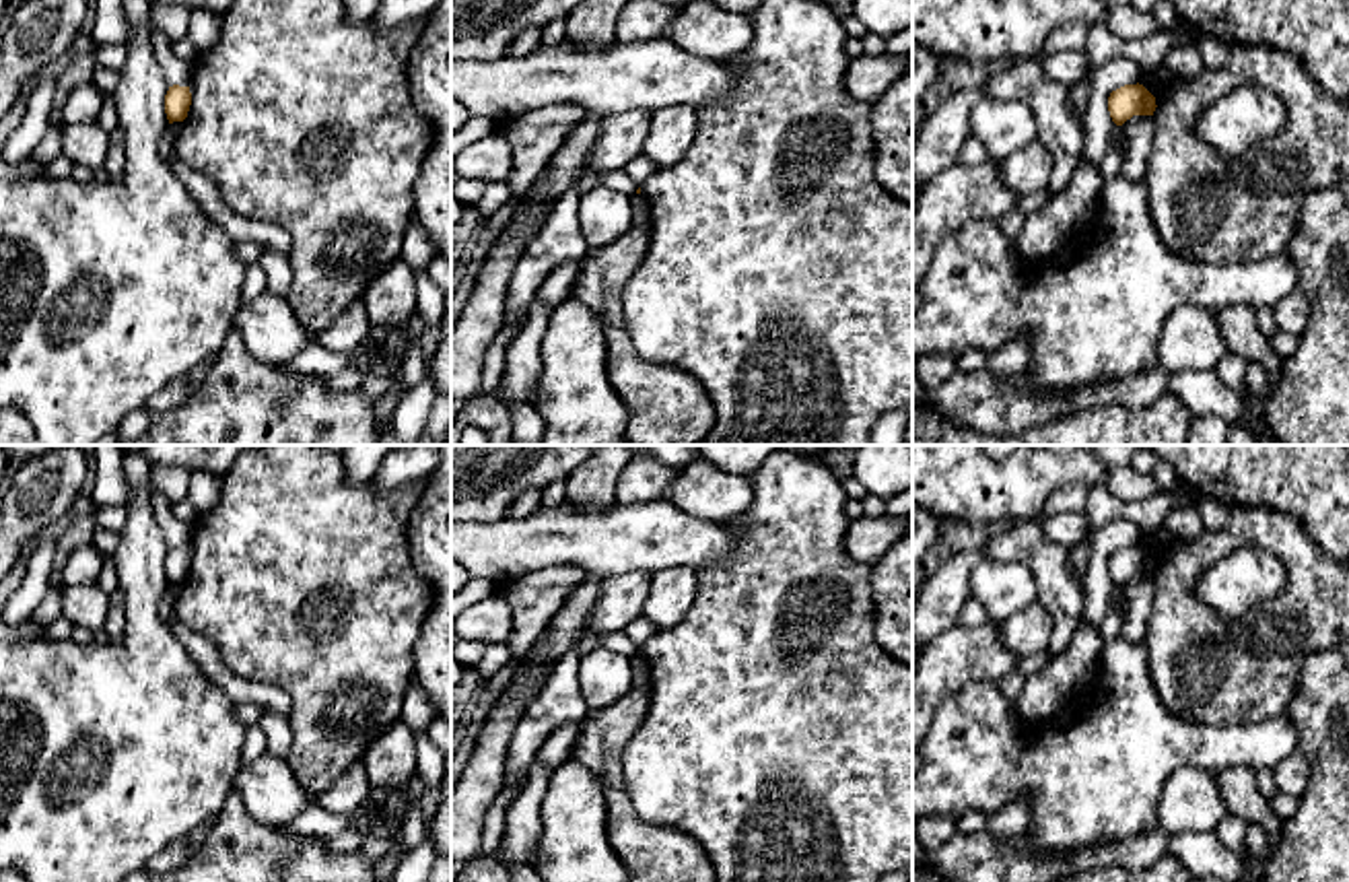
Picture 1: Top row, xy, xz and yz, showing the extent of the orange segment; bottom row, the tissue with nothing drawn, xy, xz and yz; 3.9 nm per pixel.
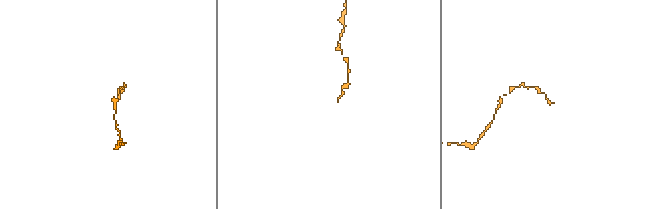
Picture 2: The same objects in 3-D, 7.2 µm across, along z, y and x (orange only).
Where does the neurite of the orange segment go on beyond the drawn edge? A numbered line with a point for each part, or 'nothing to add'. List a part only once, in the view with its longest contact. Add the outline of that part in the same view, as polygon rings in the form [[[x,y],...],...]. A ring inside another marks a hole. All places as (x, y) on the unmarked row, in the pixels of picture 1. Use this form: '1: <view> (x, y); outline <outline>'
nothing to add

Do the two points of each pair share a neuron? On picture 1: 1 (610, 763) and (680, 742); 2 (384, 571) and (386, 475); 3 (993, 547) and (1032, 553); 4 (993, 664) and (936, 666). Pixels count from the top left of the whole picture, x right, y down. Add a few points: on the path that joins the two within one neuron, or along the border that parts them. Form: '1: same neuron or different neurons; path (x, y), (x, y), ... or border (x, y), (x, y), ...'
1: different neurons; border (643, 718), (623, 753), (625, 790), (633, 808)
2: different neurons; border (425, 479), (404, 483), (386, 493), (371, 485)
3: same neuron; path (1004, 547), (1022, 547)
4: same neuron; path (979, 660), (950, 662)

